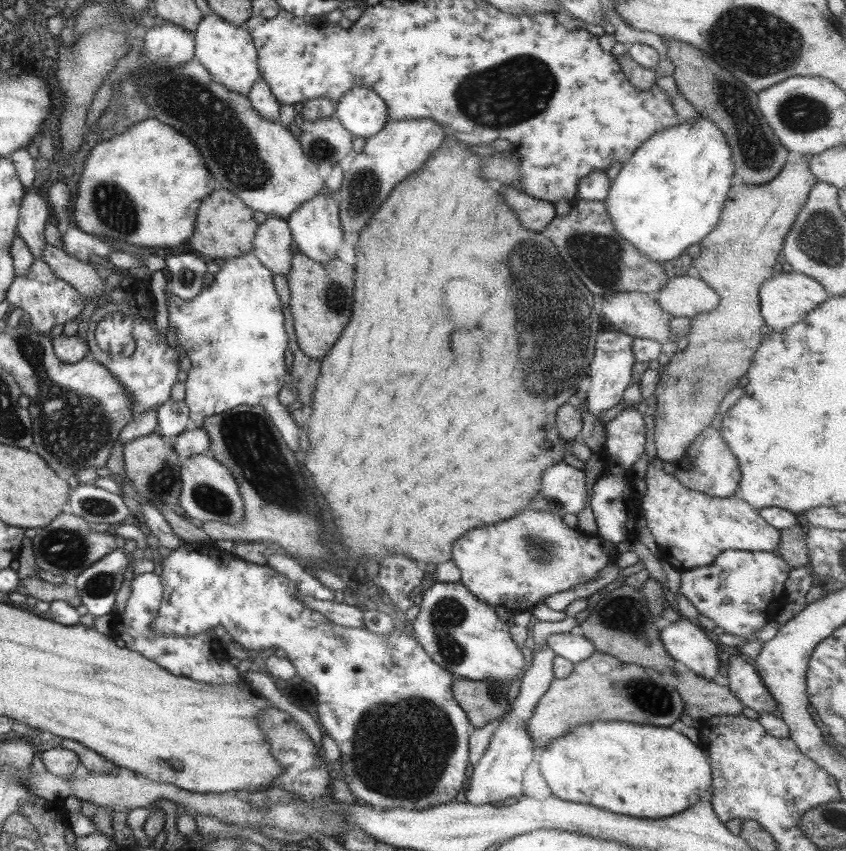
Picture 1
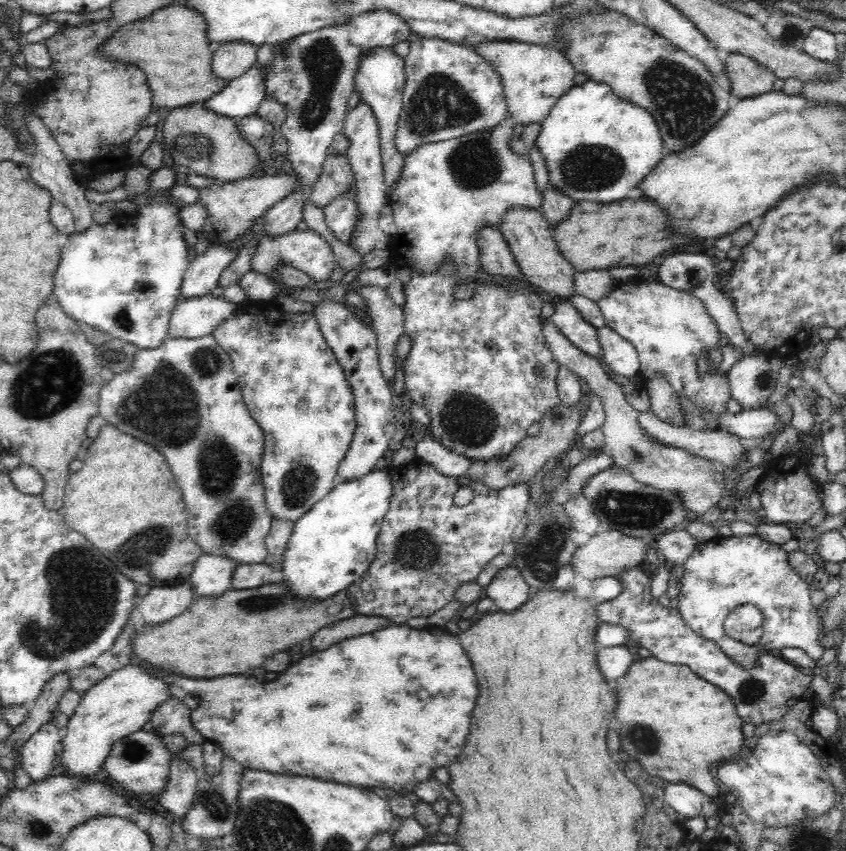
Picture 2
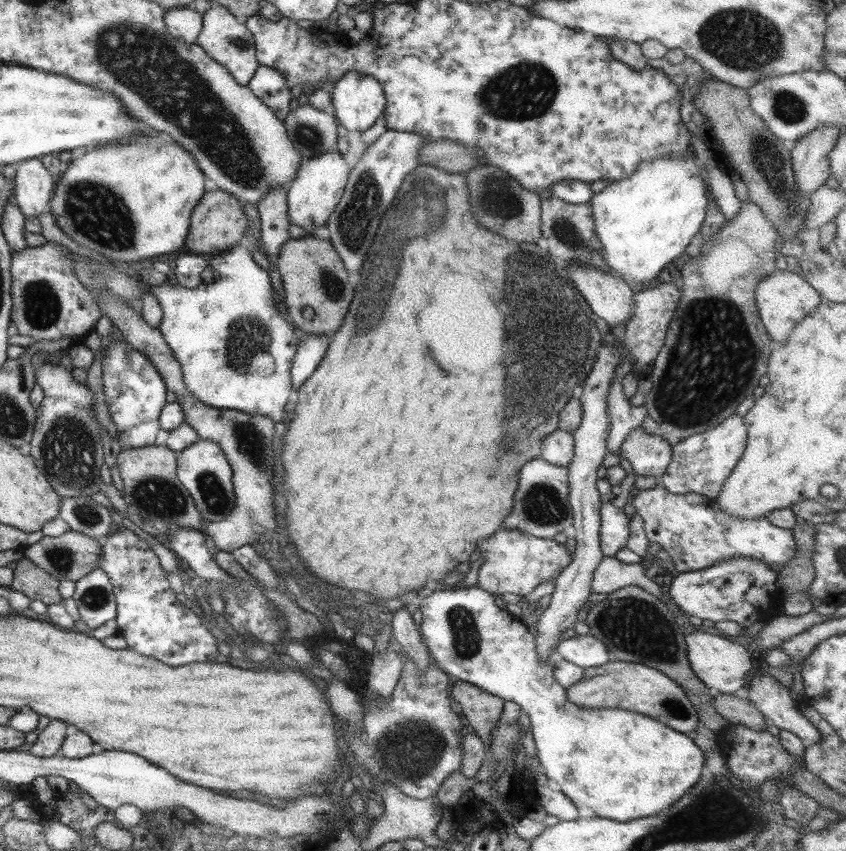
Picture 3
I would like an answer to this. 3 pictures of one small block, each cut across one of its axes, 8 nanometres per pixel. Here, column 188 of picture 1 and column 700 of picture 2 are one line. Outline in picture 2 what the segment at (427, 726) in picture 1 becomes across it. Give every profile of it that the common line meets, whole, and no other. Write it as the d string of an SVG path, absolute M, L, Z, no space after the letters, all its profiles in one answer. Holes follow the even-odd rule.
M718 535L716 538L709 540L708 542L699 543L698 546L696 546L696 549L694 550L694 552L692 552L692 555L690 556L690 558L688 558L688 561L683 566L683 576L681 577L680 581L681 581L680 594L677 597L679 601L678 609L679 613L682 615L682 618L685 620L685 623L701 637L704 637L706 638L706 640L718 644L718 646L723 650L723 652L727 654L728 659L730 659L734 664L744 665L746 669L750 669L759 658L758 657L759 650L774 651L775 648L776 650L780 650L781 648L788 648L788 646L792 646L792 648L804 649L813 661L817 661L824 654L825 648L822 645L820 645L818 639L818 636L820 636L820 620L818 619L818 617L821 612L818 612L818 610L814 609L814 607L812 607L811 604L811 592L814 585L806 583L803 580L803 578L798 574L798 572L796 572L796 570L793 570L791 568L790 562L788 561L787 553L784 552L784 550L781 550L779 548L779 545L767 542L766 540L763 540L761 537L758 537L757 535L742 536L741 538L737 538L734 535L732 535L731 537L724 538ZM744 604L752 604L755 607L758 607L758 609L760 609L760 612L762 613L764 621L763 635L759 638L756 644L752 645L747 645L741 643L740 641L735 641L733 638L730 638L726 634L727 616L736 607L742 606Z

